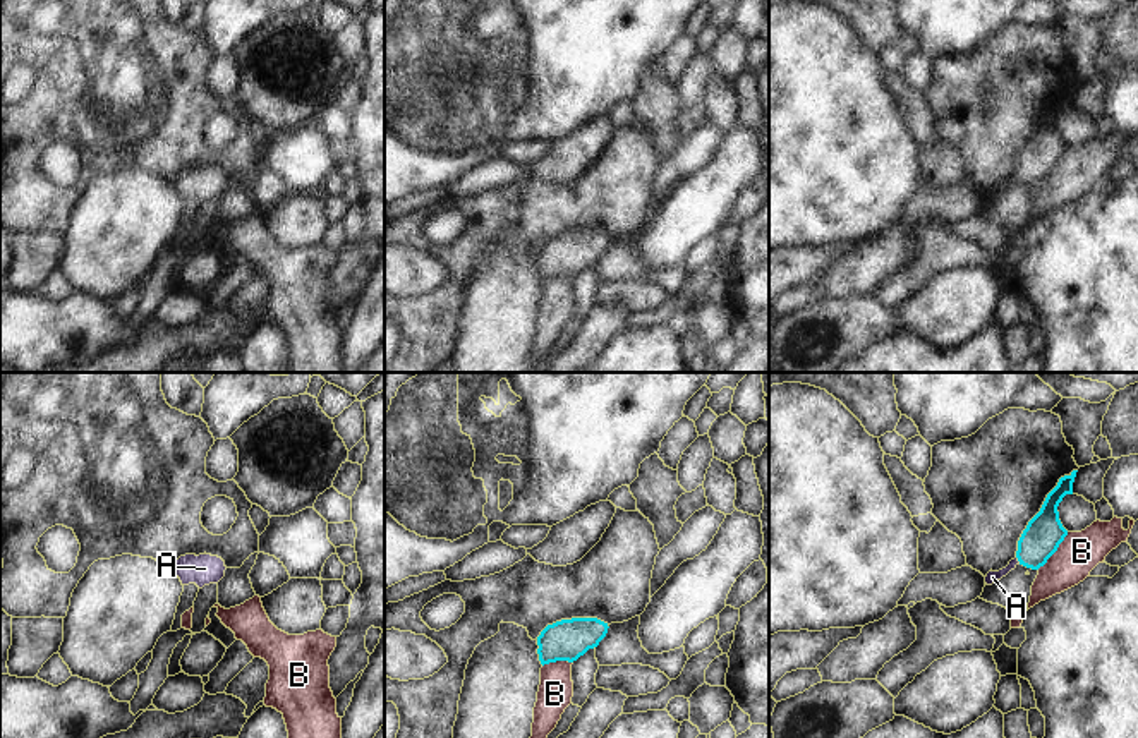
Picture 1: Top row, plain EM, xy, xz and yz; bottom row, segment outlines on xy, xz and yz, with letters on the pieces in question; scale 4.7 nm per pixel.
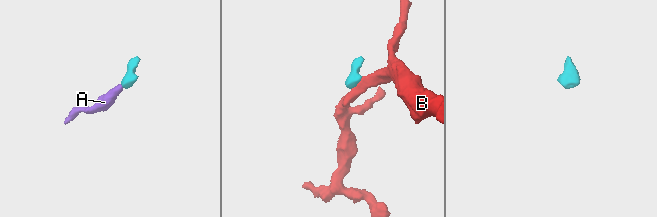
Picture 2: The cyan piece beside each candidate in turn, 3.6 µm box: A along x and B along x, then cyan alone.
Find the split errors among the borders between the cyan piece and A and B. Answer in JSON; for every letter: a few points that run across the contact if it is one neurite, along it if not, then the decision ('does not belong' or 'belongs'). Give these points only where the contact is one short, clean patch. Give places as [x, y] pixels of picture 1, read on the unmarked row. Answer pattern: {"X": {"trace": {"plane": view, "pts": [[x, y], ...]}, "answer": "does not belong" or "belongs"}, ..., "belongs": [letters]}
{"A": {"trace": {"plane": "yz", "pts": [[1044, 148], [1018, 175], [992, 193]]}, "answer": "belongs"}, "B": {"trace": {"plane": "yz", "pts": [[1068, 148], [1058, 165], [1037, 184]]}, "answer": "does not belong"}, "belongs": ["A"]}

